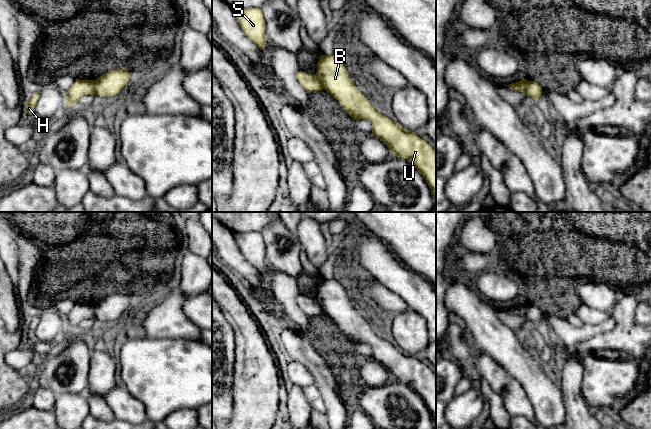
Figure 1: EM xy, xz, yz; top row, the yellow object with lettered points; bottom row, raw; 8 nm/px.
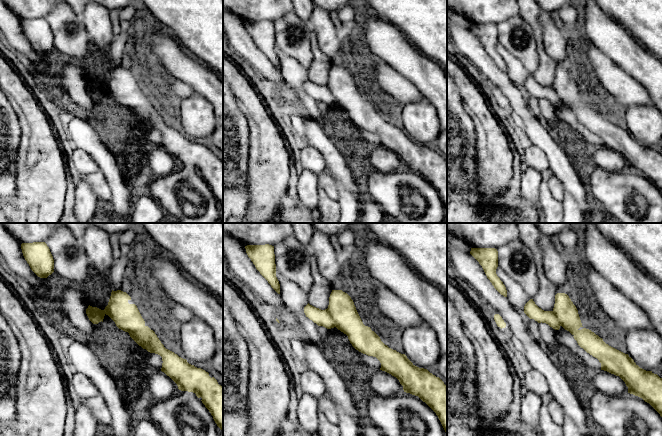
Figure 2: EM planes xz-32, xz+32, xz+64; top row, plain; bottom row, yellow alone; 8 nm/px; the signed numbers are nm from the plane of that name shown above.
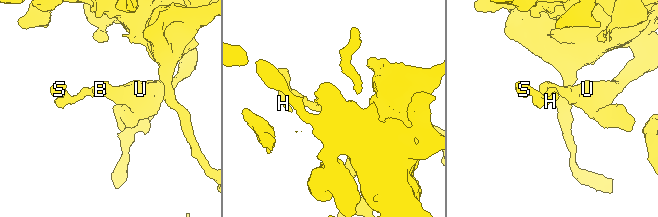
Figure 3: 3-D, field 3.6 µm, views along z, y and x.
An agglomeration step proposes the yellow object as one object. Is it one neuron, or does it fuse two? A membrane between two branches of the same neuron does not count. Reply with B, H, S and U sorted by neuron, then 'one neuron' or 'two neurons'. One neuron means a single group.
B U / H S; two neurons

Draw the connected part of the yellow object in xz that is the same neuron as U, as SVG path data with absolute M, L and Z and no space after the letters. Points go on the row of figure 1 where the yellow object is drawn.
M321 55L317 63L316 76L324 89L339 101L339 105L347 114L354 120L369 120L373 128L371 135L383 141L390 148L393 156L406 159L418 170L425 178L436 200L436 151L434 148L418 135L403 129L397 122L377 112L370 100L357 90L340 58L334 55Z

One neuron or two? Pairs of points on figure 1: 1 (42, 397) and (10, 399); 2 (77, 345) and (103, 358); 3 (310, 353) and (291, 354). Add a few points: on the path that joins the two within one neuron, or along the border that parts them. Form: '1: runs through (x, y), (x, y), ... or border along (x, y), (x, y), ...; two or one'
1: border along (31, 392), (27, 400); two
2: border along (91, 351), (87, 375); two
3: runs through (305, 353), (296, 353); one

